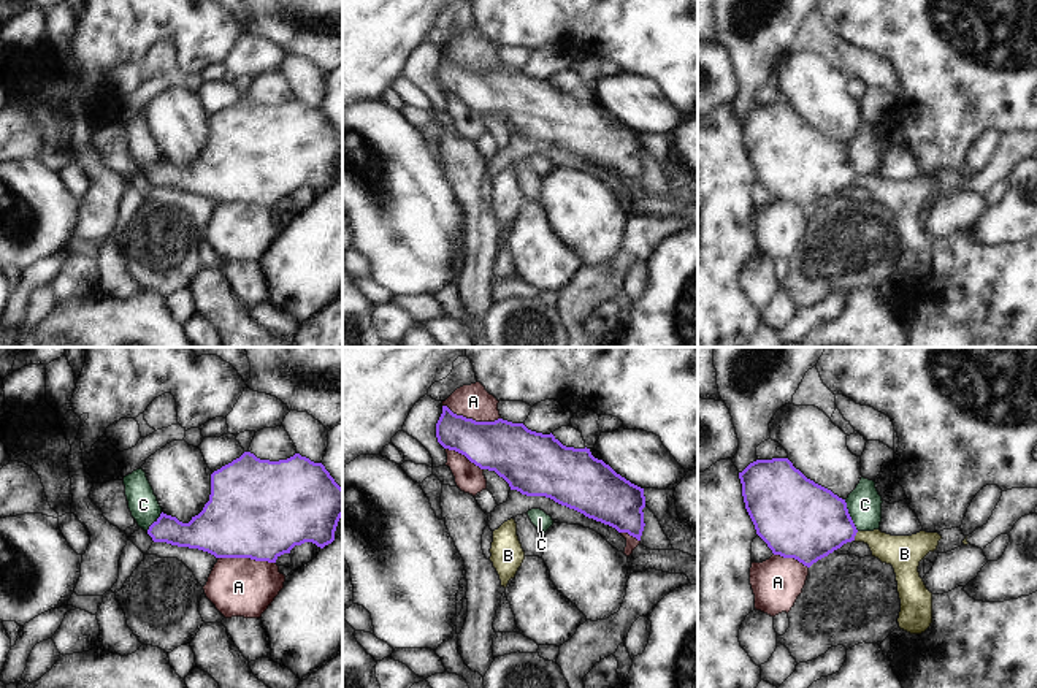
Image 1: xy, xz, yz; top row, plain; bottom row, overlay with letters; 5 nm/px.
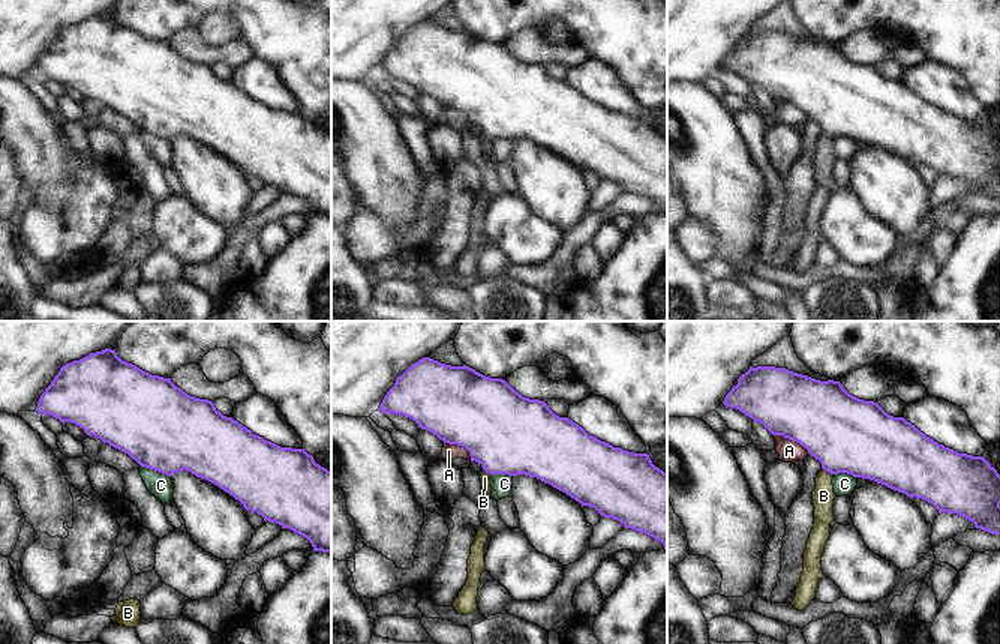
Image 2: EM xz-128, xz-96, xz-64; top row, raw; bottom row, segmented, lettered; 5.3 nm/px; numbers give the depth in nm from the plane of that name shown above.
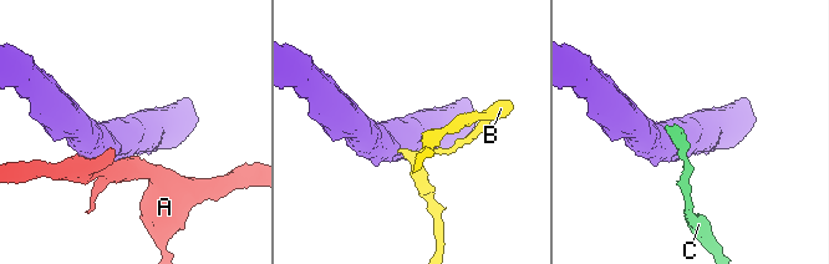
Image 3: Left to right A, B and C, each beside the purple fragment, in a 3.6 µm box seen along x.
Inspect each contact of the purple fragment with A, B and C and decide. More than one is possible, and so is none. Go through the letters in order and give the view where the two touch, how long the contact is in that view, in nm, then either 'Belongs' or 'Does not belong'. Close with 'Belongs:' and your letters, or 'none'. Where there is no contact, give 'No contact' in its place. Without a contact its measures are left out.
A: Touches purple in xz. Shared border 300 nm. Does not belong
B: Touches purple in yz. Shared border 50 nm. Belongs
C: Touches purple in yz. Shared border 180 nm. Does not belong
Belongs: B.

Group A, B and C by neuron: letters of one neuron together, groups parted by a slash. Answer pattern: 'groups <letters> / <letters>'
groups A / B / C

